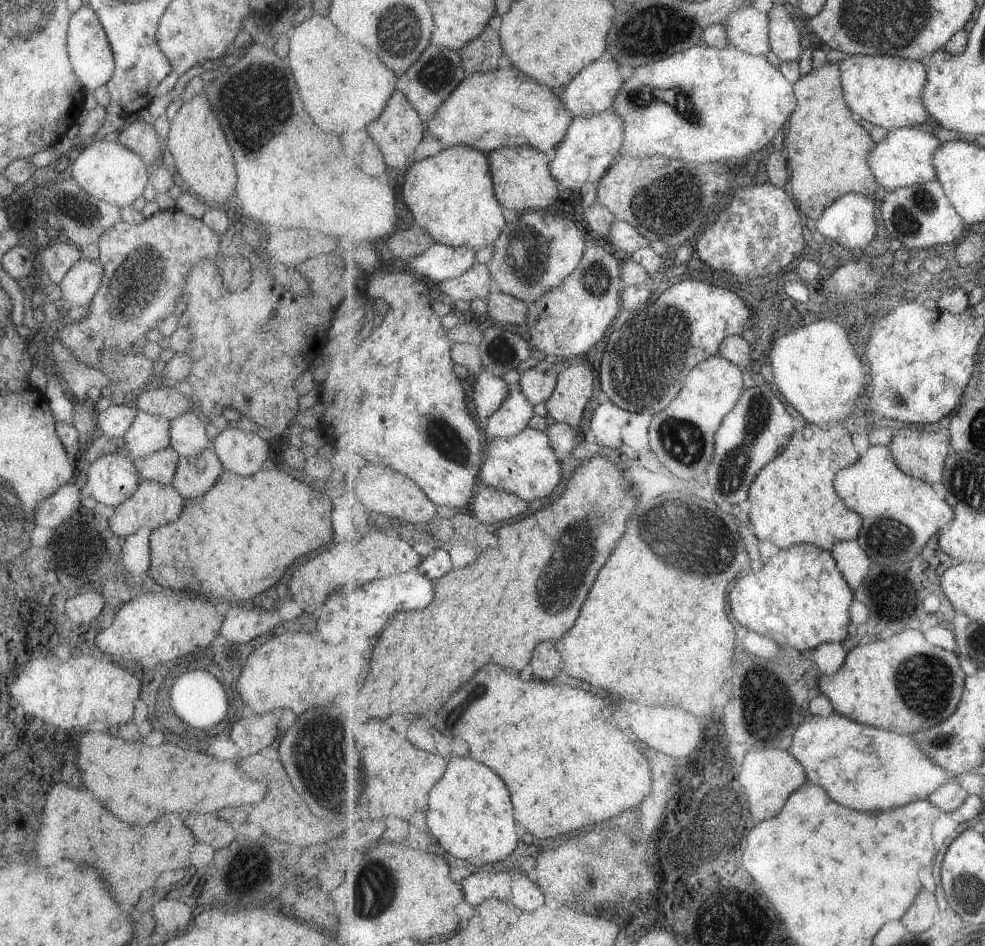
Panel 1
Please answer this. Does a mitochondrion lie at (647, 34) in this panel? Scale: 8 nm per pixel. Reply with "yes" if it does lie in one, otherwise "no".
yes

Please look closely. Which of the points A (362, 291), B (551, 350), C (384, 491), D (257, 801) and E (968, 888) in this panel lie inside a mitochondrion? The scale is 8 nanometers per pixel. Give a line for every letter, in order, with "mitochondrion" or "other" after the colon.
A: other
B: other
C: other
D: other
E: mitochondrion

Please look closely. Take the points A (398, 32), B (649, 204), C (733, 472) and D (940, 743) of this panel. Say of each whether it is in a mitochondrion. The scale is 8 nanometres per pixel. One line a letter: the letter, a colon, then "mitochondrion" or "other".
A: mitochondrion
B: mitochondrion
C: mitochondrion
D: mitochondrion

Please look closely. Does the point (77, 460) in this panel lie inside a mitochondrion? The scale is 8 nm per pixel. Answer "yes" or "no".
no

